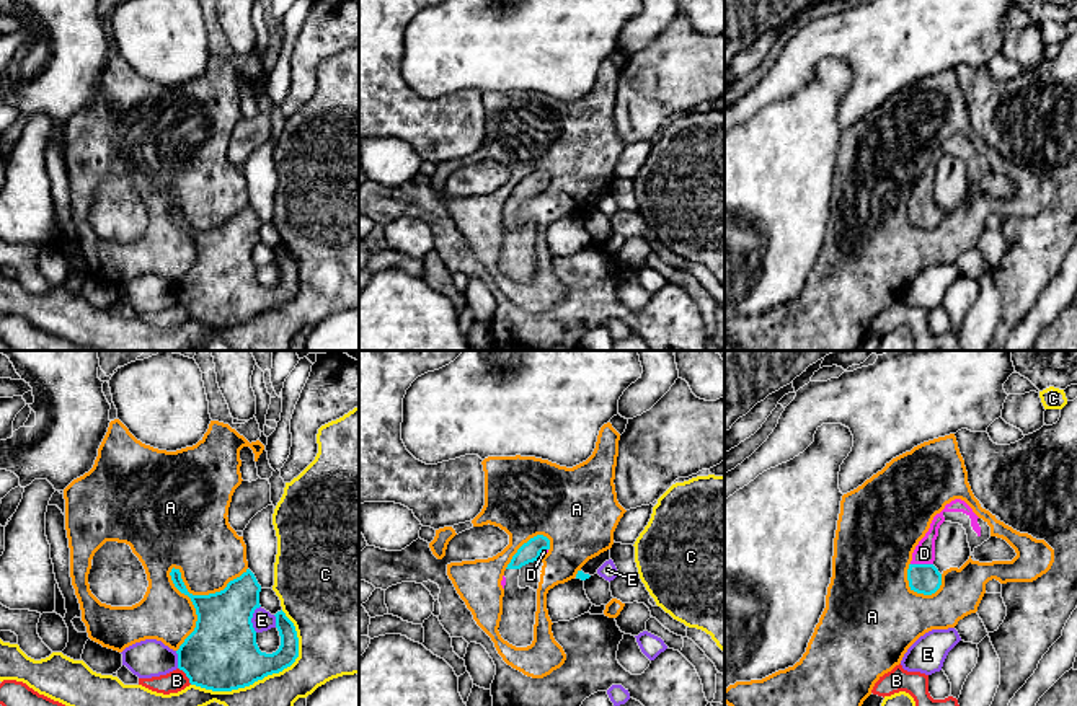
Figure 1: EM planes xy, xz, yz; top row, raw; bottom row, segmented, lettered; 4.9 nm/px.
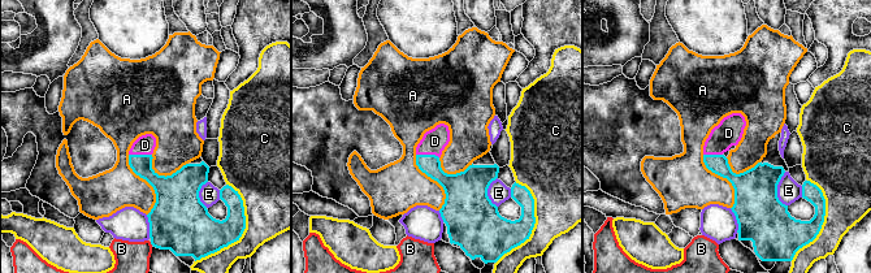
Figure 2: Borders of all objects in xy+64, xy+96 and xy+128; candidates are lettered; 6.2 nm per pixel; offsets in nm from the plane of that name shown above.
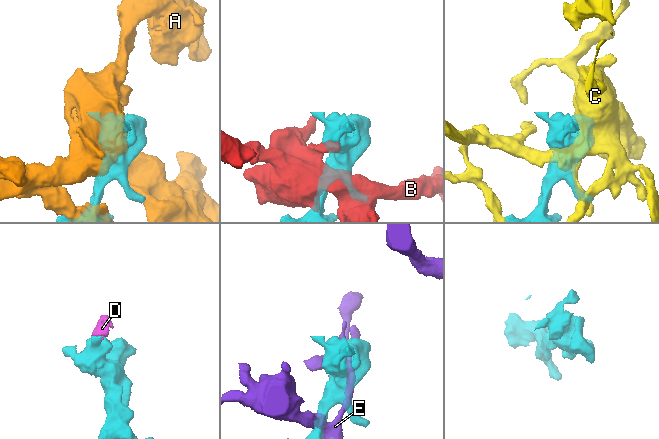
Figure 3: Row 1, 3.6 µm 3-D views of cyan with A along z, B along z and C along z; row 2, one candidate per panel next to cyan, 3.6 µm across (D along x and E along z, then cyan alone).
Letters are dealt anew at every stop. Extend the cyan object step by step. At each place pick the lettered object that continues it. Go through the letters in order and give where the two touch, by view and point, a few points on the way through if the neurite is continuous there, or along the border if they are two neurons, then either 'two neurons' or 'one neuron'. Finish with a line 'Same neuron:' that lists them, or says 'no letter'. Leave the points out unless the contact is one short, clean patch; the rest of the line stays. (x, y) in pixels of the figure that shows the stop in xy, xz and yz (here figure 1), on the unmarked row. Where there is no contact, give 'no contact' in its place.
A: contact xy (190, 229); two neurons
B: contact xy (186, 310); two neurons
C: contact xy (261, 313); two neurons
D: contact yz (922, 199); one neuron
E: contact xy (252, 251); two neurons
Same neuron: D

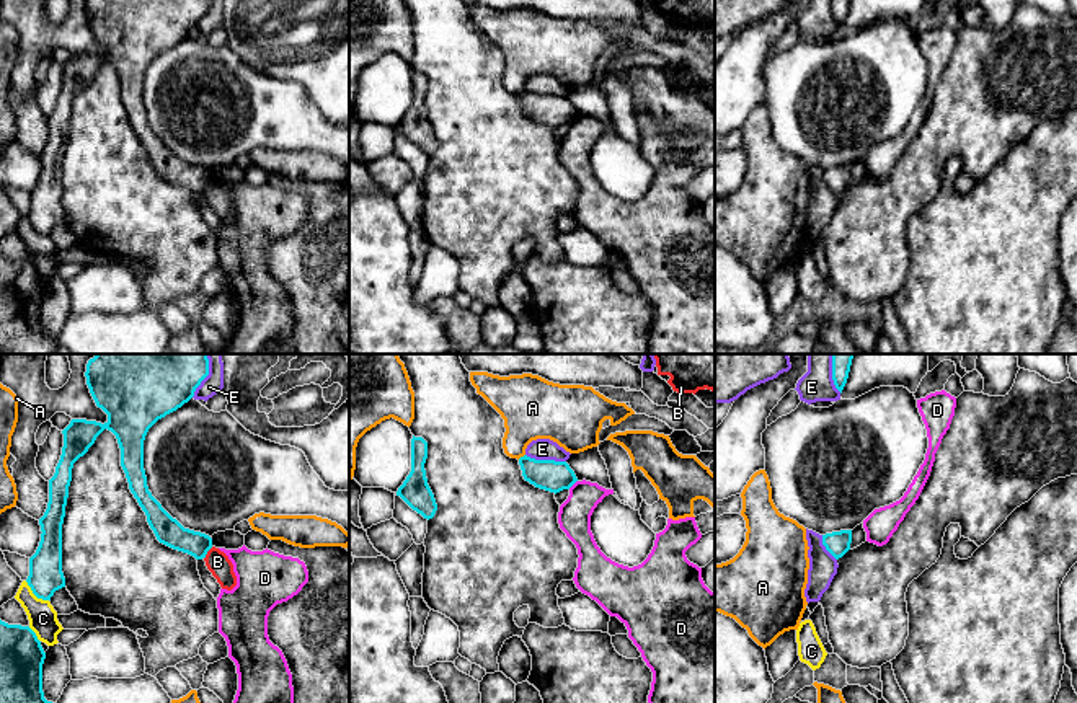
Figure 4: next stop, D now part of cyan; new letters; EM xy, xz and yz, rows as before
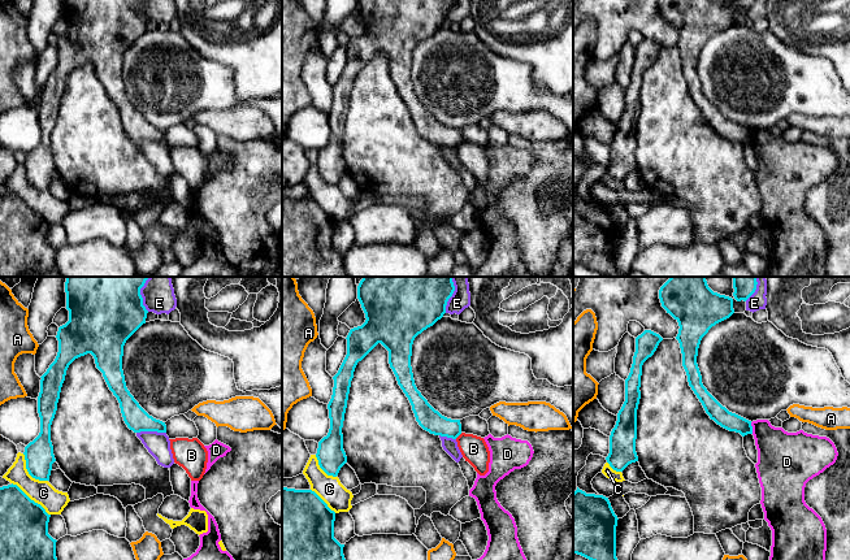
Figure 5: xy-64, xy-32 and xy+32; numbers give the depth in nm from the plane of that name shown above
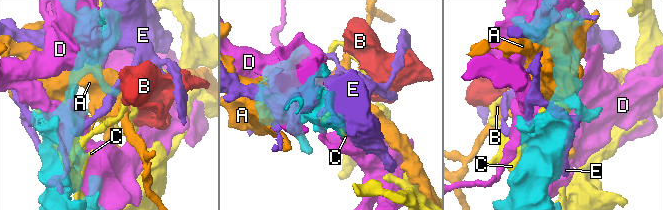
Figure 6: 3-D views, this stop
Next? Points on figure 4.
A: contact xz (521, 92); two neurons
B: contact xy (206, 188); border xy (212, 181), (204, 193); two neurons
C: contact xy (35, 229); two neurons
D: contact xz (571, 119); two neurons
E: contact xz (545, 95); two neurons
Same neuron: no letter

